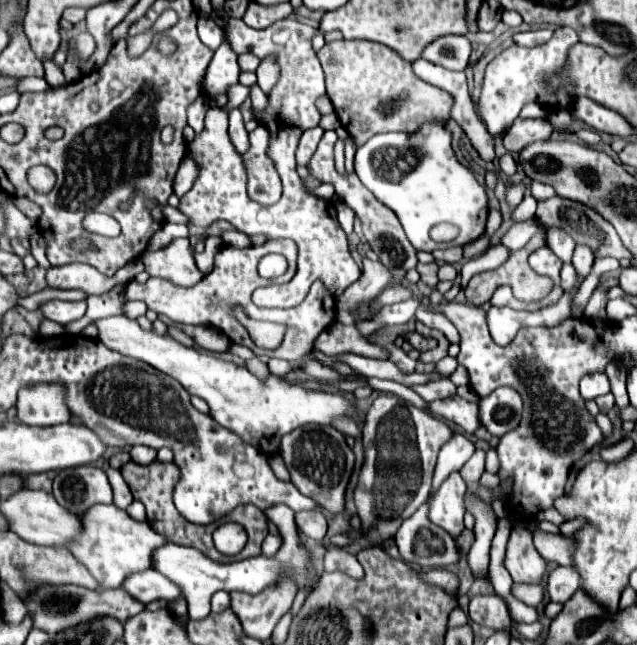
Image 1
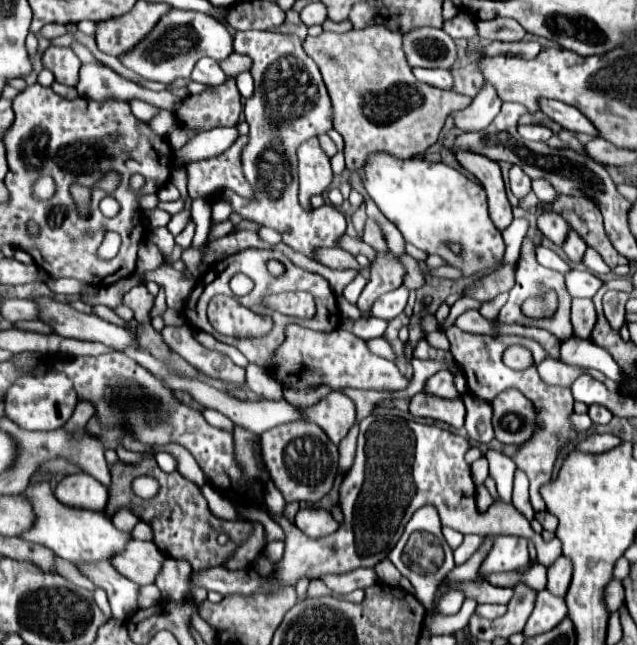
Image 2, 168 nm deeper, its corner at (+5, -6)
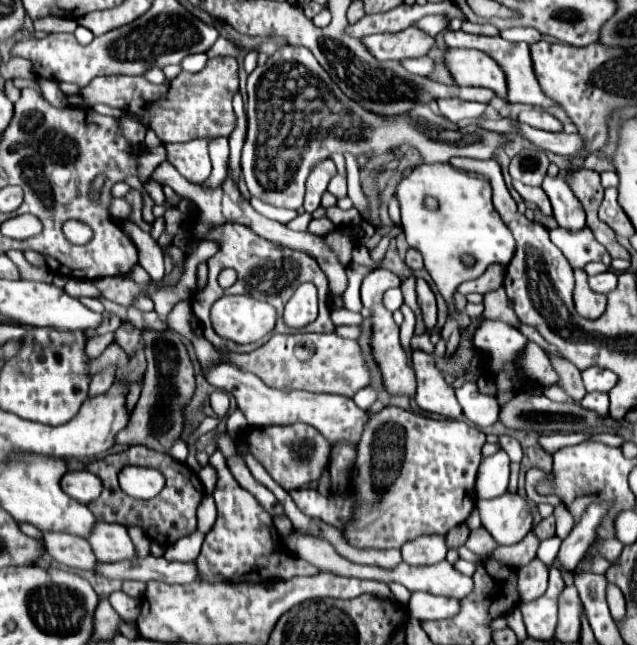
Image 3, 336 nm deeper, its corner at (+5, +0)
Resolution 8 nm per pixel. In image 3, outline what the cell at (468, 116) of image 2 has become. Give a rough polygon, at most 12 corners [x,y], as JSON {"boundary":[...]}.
{"boundary":[[439,98],[439,110],[451,122],[479,118],[485,110],[479,102]]}

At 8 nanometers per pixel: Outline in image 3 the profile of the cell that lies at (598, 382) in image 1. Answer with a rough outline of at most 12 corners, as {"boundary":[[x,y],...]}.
{"boundary":[[603,368],[583,370],[587,392],[609,392],[617,374]]}

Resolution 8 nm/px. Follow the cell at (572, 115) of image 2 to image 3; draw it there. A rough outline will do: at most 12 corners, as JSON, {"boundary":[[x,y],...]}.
{"boundary":[[445,32],[449,48],[491,56],[507,78],[507,102],[551,108],[531,68],[529,44]]}

